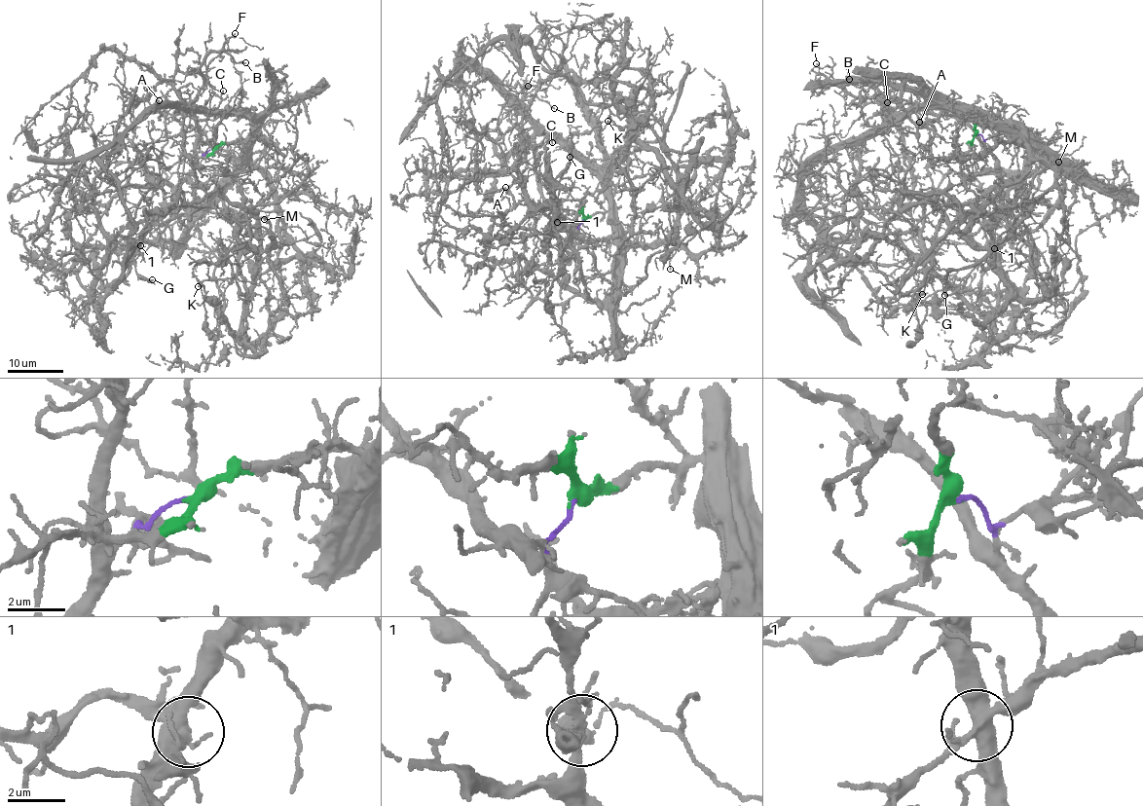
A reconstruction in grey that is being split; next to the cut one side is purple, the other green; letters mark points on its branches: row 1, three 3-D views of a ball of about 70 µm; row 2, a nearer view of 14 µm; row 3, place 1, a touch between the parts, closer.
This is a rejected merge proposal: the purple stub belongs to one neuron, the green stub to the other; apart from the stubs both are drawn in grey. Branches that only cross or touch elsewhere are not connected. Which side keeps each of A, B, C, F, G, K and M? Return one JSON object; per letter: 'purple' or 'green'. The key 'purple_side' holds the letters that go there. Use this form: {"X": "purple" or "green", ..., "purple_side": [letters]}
{"A": "green", "B": "purple", "C": "green", "F": "purple", "G": "green", "K": "green", "M": "green", "purple_side": ["B", "F"]}

